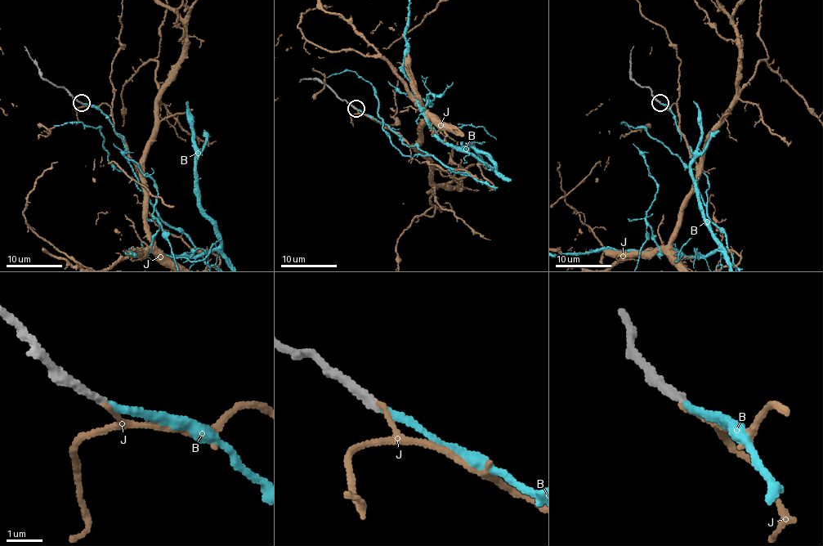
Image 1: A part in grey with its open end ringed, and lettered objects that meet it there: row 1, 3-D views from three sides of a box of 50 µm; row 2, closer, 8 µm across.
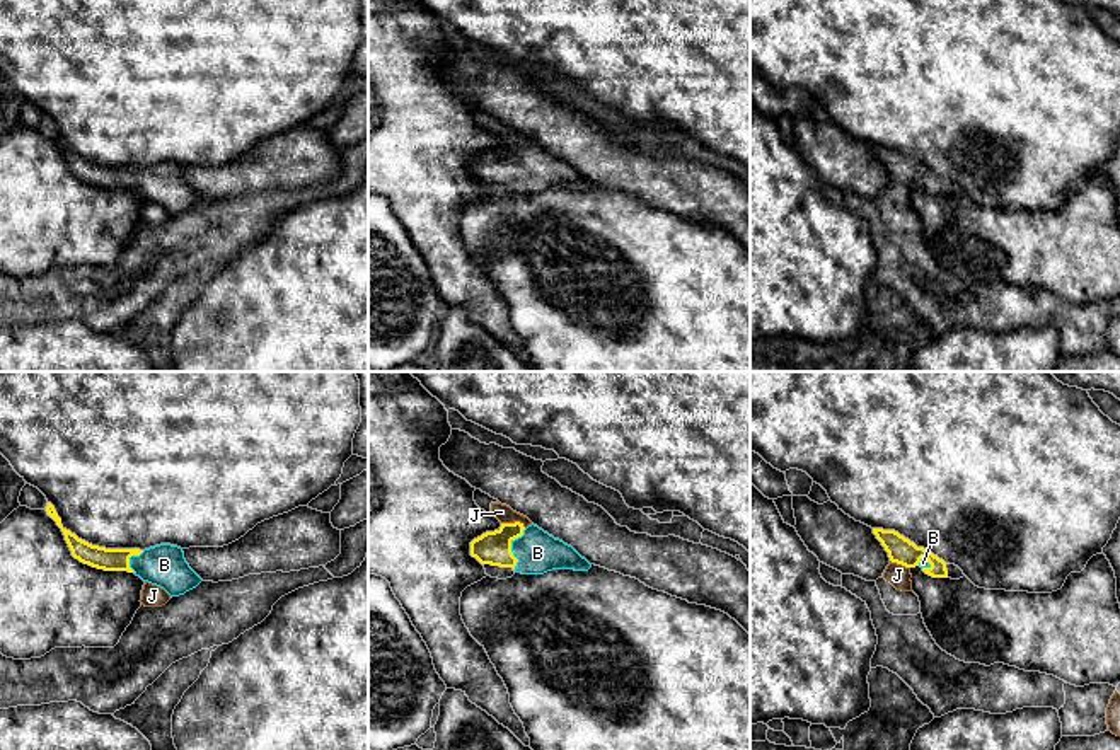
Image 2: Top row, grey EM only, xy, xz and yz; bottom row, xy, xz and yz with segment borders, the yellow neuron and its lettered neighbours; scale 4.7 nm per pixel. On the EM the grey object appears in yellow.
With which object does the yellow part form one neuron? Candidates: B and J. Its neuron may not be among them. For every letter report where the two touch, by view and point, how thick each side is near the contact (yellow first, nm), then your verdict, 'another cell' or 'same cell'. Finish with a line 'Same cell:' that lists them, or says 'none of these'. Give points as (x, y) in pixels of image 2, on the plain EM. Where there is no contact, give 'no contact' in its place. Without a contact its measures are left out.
B: xz (510, 166) | 160/200 nm | same cell
J: xz (515, 140) | 160/80 nm | another cell
Same cell: B

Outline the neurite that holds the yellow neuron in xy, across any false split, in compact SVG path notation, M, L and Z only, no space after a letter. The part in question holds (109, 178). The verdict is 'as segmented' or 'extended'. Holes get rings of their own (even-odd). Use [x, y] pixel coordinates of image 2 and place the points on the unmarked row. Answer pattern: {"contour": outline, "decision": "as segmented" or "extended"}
{"contour": "M48 121L46 130L61 147L72 174L84 182L104 189L135 191L143 199L164 206L170 216L184 213L203 199L189 186L182 167L177 164L160 162L145 169L92 164L61 143L61 136L51 121Z", "decision": "extended"}

